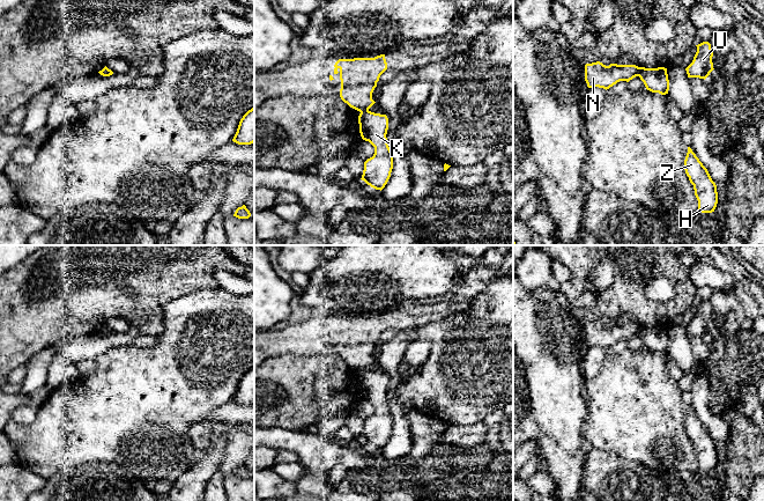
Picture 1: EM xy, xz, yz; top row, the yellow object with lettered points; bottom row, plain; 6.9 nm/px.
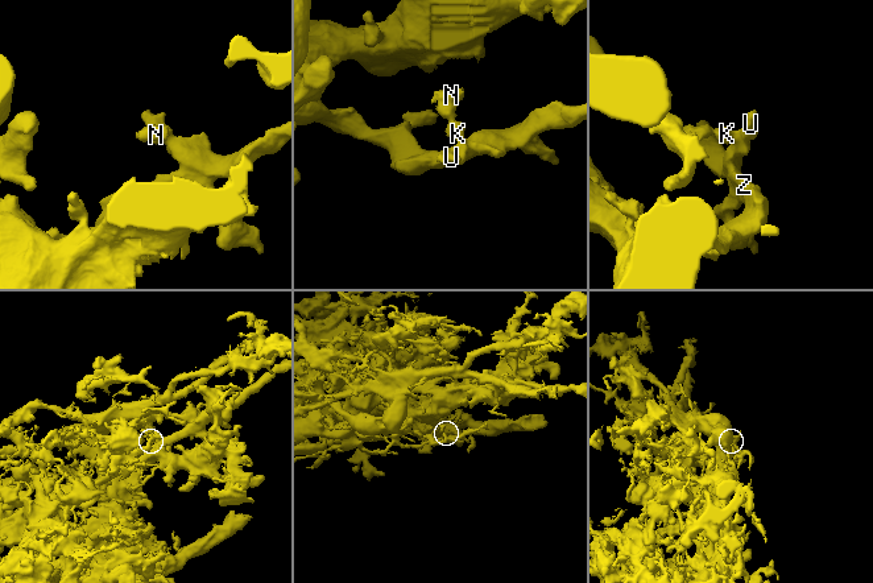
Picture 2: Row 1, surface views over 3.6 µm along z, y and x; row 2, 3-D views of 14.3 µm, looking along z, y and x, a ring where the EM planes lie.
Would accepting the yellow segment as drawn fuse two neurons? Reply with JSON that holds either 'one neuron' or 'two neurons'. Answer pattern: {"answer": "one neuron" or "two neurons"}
{"answer": "two neurons"}

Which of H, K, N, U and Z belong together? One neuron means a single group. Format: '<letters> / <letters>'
H K U Z / N

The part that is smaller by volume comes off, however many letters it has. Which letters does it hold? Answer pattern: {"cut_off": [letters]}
{"cut_off": ["N"]}

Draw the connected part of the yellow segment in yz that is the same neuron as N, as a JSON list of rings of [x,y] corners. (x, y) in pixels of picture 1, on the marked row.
[[[600,61],[585,65],[585,81],[588,88],[609,89],[620,81],[629,82],[638,76],[639,67],[636,65],[603,65]]]

